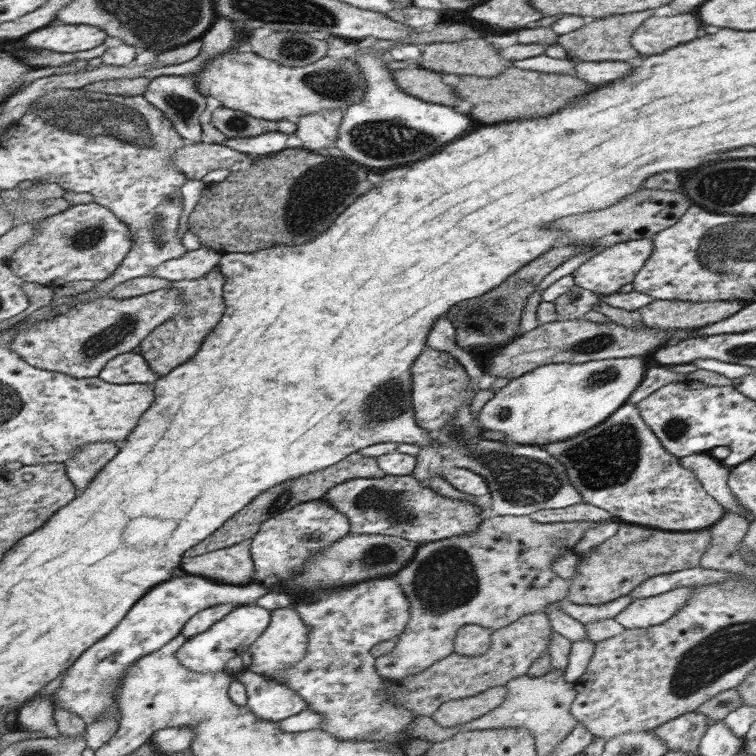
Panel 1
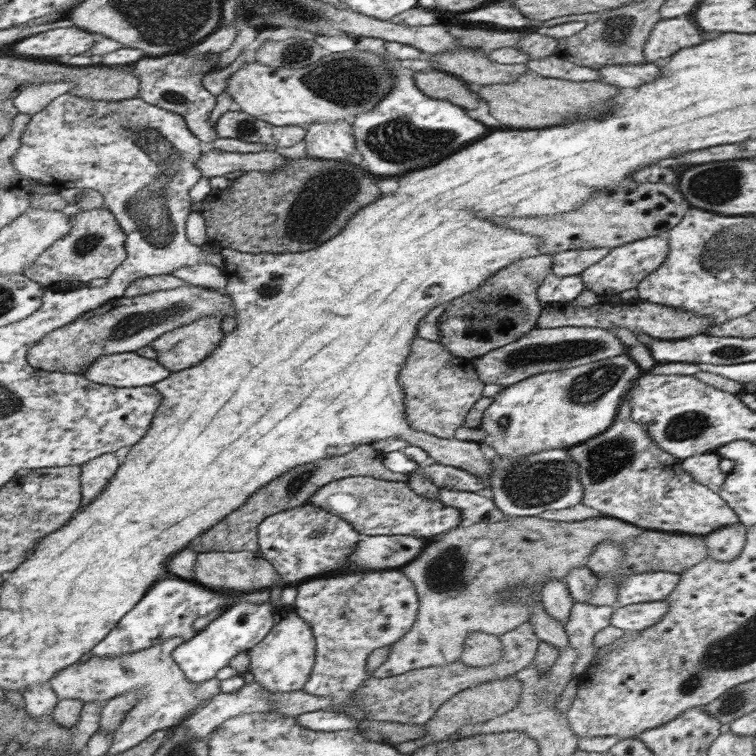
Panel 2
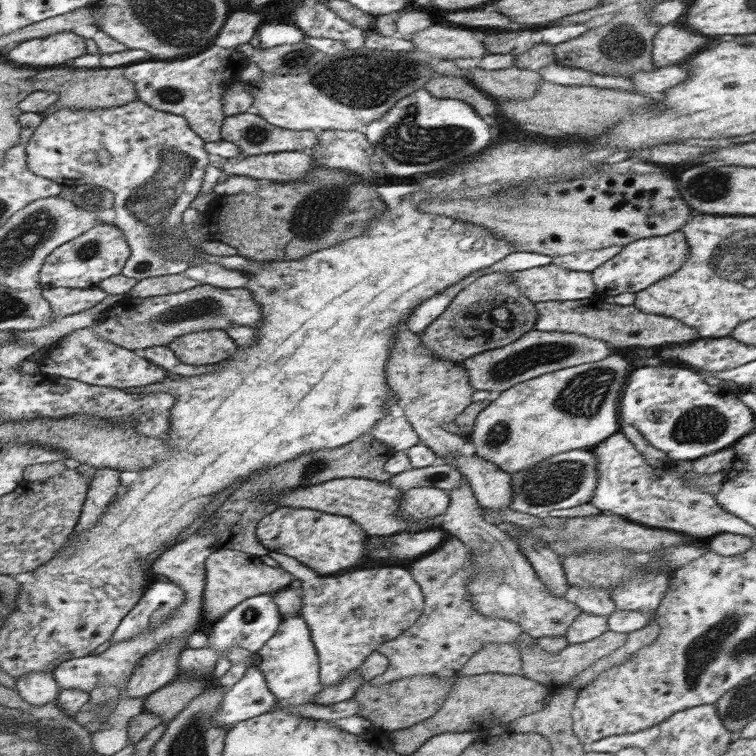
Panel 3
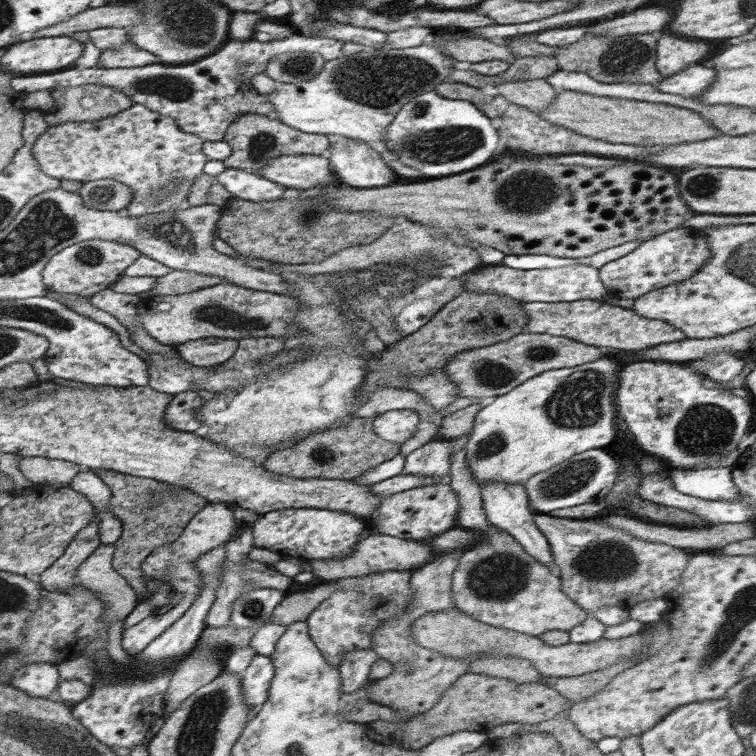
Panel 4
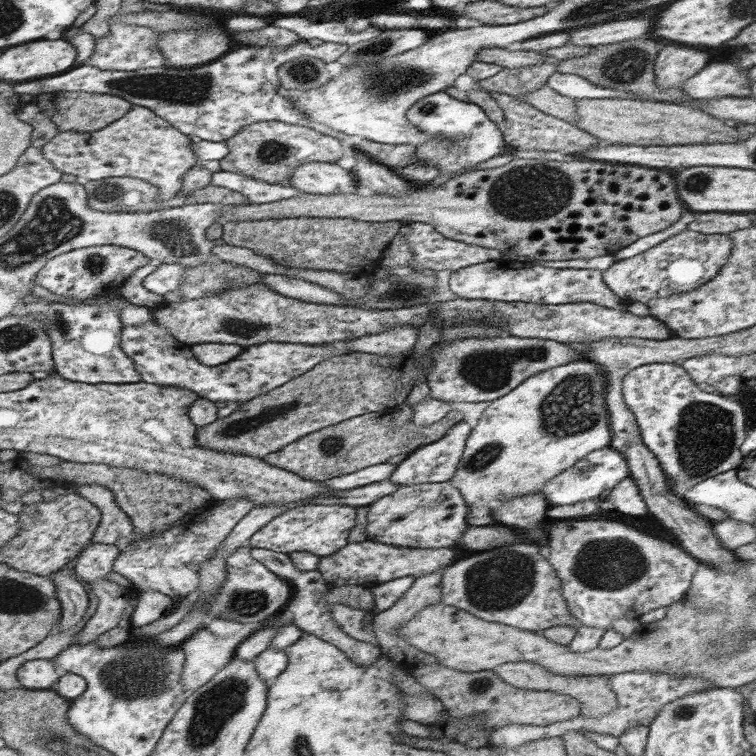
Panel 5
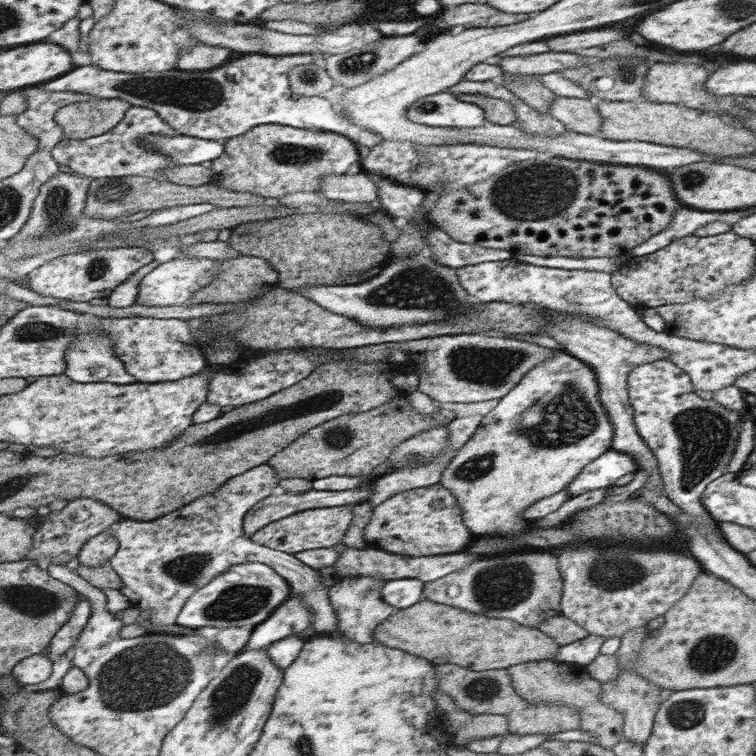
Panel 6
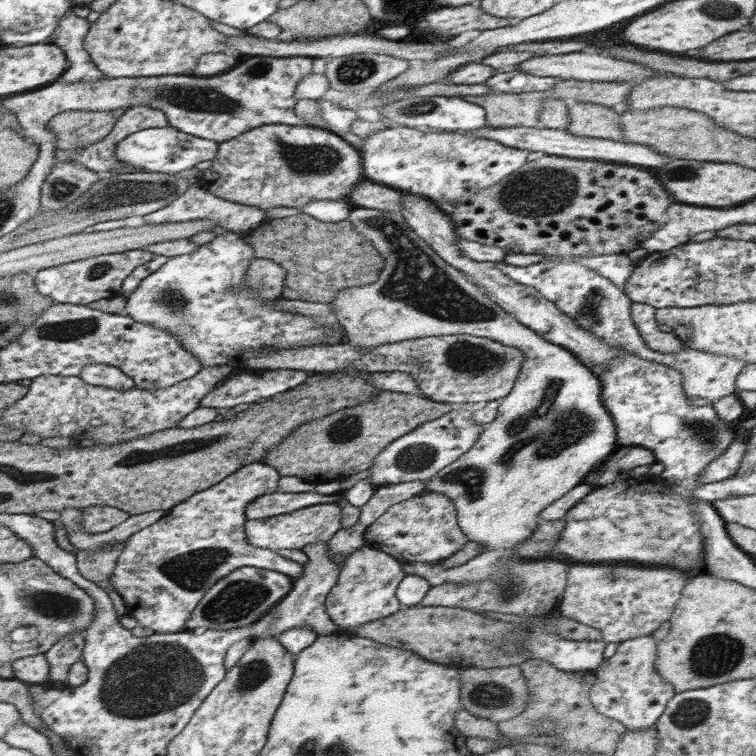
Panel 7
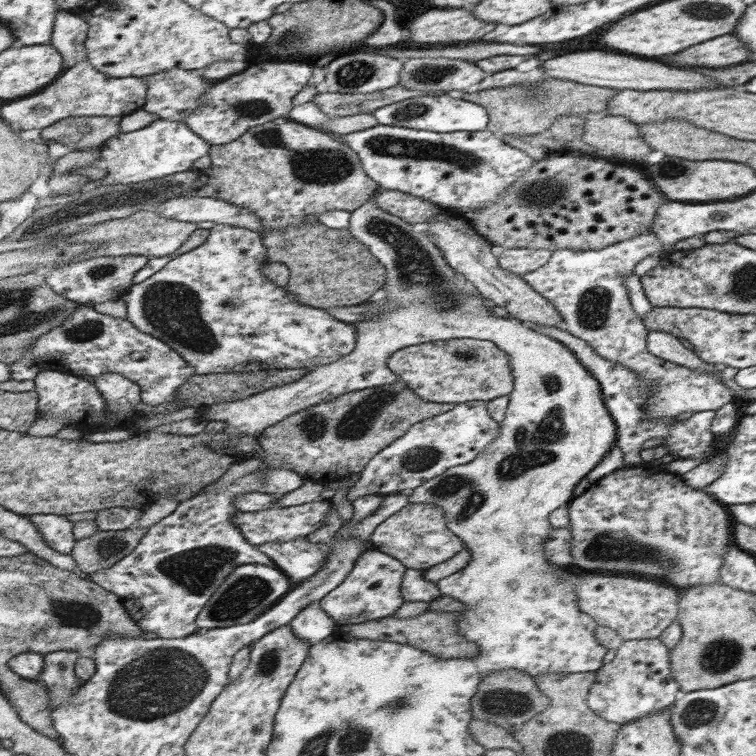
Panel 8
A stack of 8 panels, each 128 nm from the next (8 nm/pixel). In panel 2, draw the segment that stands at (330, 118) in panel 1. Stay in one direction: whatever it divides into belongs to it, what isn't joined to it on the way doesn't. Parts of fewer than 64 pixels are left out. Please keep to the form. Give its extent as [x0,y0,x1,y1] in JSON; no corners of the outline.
[304,120,357,162]

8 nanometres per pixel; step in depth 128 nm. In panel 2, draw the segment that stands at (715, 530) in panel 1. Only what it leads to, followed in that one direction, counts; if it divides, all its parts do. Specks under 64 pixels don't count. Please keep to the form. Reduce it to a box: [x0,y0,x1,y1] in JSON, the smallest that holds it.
[705,523,747,562]

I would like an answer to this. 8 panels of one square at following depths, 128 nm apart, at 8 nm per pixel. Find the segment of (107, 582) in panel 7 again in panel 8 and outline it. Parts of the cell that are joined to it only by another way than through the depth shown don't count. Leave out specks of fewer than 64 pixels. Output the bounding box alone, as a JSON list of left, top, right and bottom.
[73,528,150,574]

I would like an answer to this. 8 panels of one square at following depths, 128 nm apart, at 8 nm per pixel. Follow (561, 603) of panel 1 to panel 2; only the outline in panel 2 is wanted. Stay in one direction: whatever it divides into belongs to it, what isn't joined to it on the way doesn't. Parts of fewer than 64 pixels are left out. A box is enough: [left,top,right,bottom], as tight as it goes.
[565,602,618,678]

